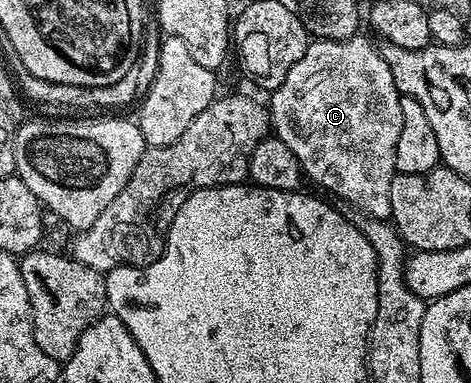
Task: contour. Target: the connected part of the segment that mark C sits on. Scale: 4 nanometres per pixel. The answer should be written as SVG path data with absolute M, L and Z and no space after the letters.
M364 34L346 40L314 39L307 54L287 70L287 78L272 89L270 96L273 97L267 100L267 107L272 131L298 158L302 173L319 187L326 188L330 197L338 196L358 208L362 217L389 220L391 182L398 175L395 146L403 131L403 106L402 95L397 91L395 78L391 78L391 70L387 70L387 62L383 62L380 47L369 44Z

